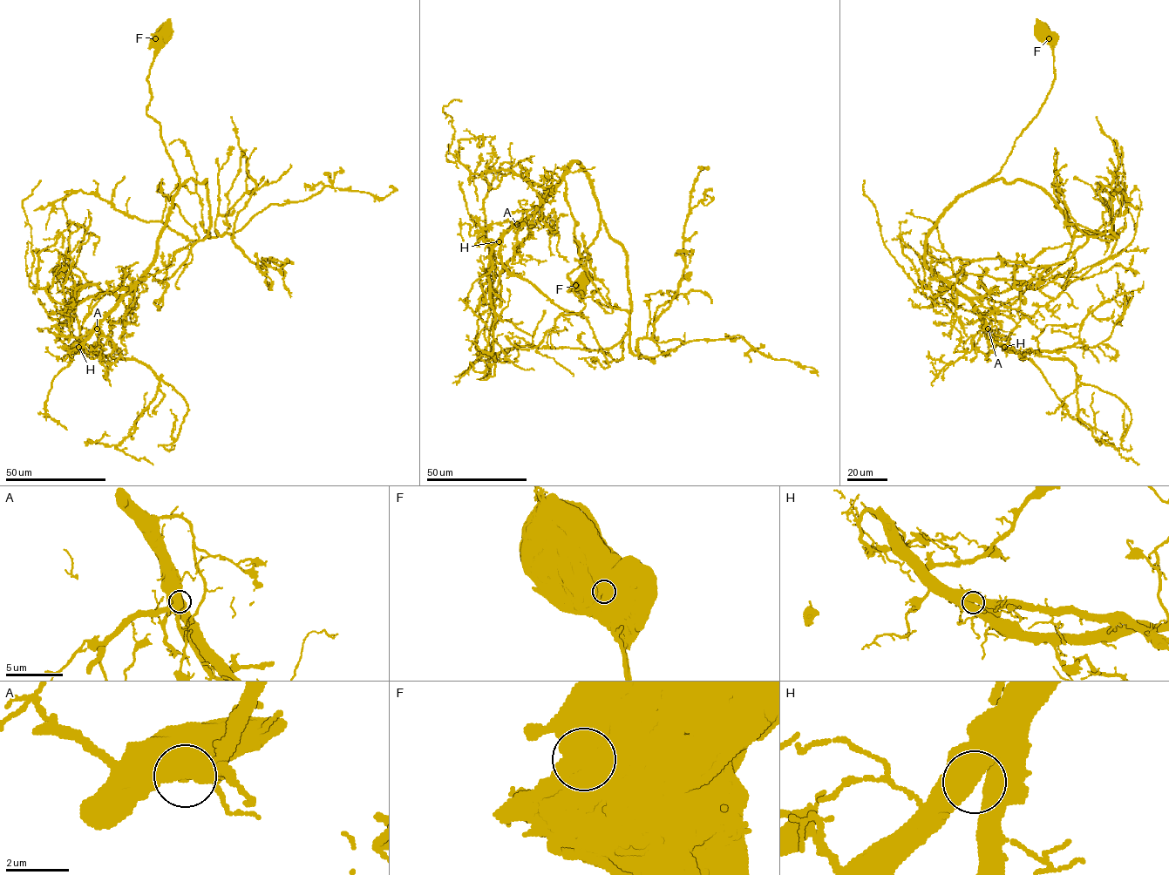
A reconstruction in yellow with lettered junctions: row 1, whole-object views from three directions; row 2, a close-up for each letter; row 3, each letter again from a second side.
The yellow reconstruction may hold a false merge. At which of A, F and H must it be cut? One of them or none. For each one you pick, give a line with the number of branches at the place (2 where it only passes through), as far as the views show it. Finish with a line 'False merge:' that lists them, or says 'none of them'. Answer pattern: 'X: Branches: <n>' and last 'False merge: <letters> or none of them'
F: Branches: 1
False merge: F

